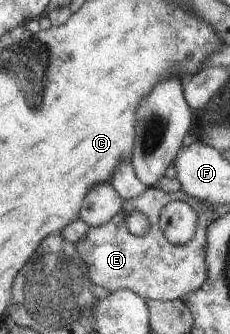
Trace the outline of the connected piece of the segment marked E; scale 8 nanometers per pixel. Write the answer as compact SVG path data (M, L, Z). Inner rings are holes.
M147 187L140 196L132 200L124 200L122 208L106 222L97 227L90 227L86 238L76 242L76 250L88 266L88 278L92 284L98 284L108 291L132 290L142 298L160 299L164 301L178 300L194 290L198 290L208 278L206 264L206 232L212 224L214 208L202 206L201 200L192 198L181 192L166 193L156 187ZM174 199L190 204L198 214L198 226L190 242L172 244L162 232L159 225L160 210L167 202ZM130 212L140 212L150 222L150 228L144 236L134 236L126 228L126 216Z

